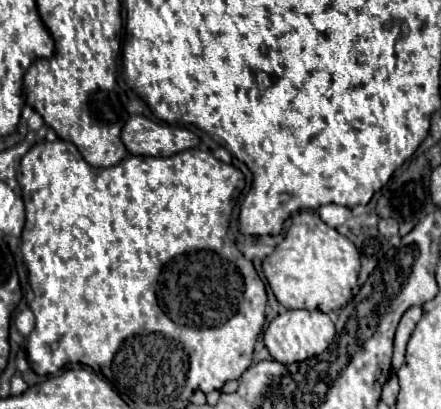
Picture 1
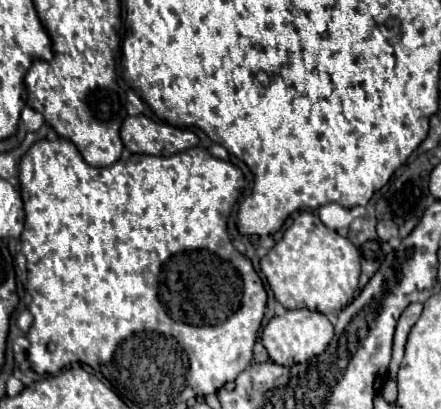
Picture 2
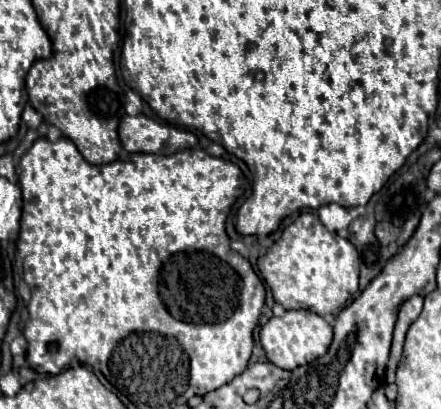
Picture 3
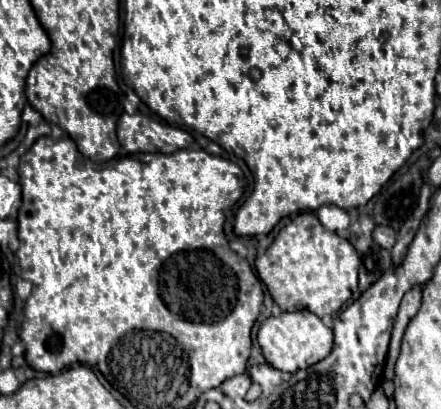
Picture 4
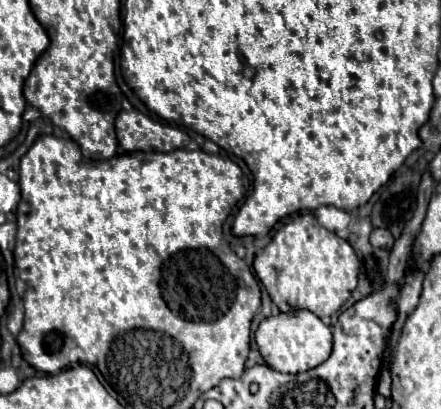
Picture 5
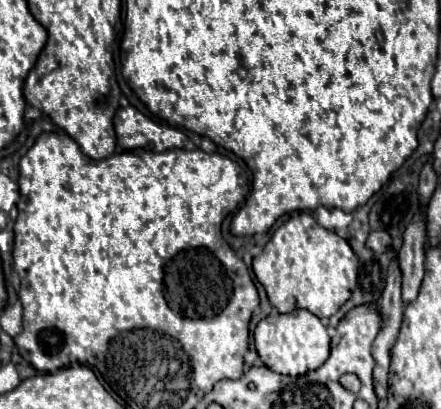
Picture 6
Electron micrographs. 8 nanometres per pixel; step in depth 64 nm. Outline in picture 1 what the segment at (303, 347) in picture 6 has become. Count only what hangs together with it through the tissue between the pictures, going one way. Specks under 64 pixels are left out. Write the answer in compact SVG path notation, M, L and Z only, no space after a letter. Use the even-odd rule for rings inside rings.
M288 310L286 314L276 316L268 328L264 330L264 344L270 352L270 356L282 364L292 364L292 362L302 362L310 356L322 354L330 342L334 340L336 330L332 320L328 318L328 314L320 312L320 310Z

